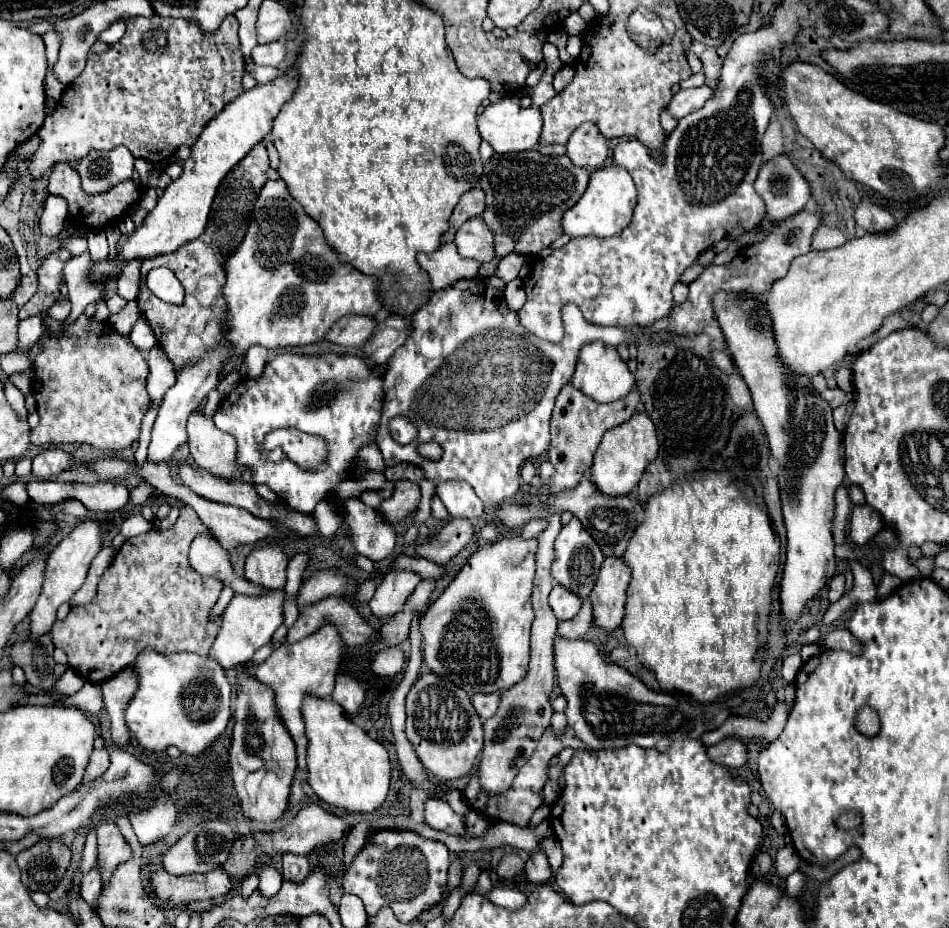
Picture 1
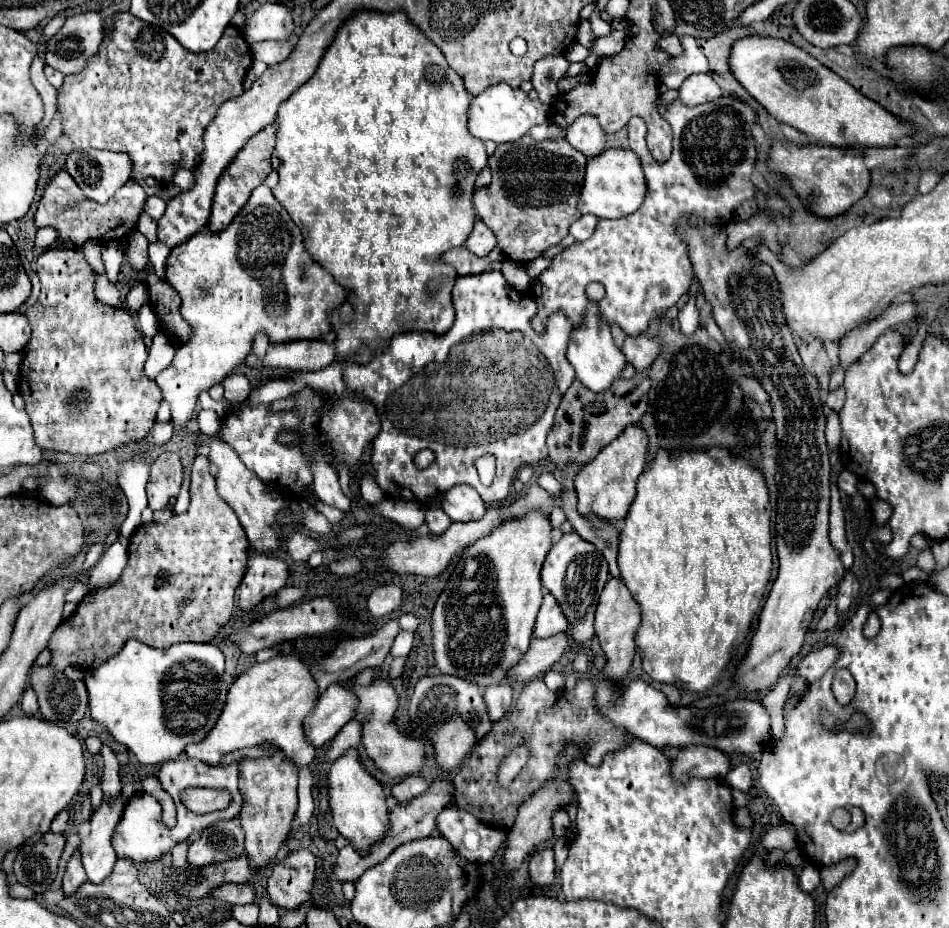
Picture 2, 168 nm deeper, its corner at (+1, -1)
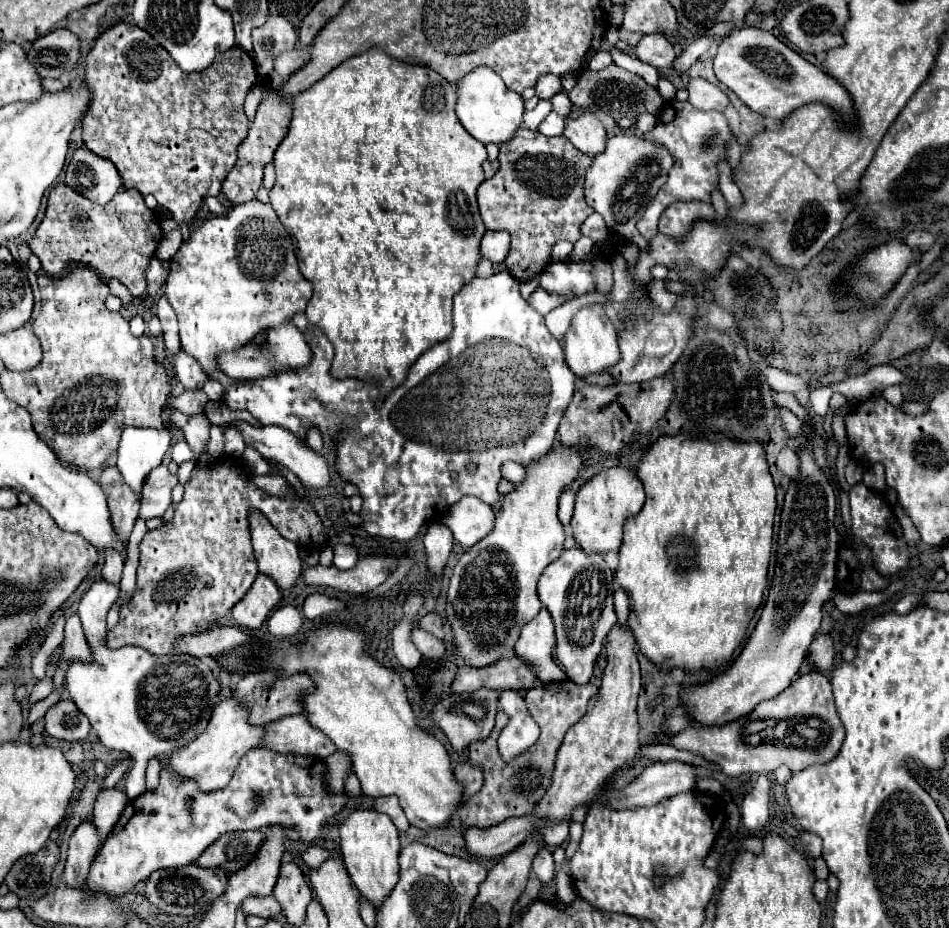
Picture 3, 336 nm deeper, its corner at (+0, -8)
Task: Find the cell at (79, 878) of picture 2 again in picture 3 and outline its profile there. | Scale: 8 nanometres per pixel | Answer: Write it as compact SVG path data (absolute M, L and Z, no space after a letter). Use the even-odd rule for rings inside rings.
M83 821L69 839L69 851L67 851L67 863L65 863L65 881L69 887L81 887L89 865L101 845L101 839L97 839L97 829L93 827L93 821Z

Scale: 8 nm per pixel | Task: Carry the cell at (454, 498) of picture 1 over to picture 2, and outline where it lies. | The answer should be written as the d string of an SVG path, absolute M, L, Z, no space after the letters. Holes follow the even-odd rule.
M460 484L442 496L442 510L450 516L452 522L470 522L484 516L486 504L472 486Z

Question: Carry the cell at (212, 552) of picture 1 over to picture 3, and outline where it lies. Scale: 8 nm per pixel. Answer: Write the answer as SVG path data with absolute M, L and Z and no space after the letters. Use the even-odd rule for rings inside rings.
M313 593L303 603L303 615L307 619L315 619L319 615L327 615L332 611L343 609L343 607L345 607L345 603L341 599L325 596L323 593Z

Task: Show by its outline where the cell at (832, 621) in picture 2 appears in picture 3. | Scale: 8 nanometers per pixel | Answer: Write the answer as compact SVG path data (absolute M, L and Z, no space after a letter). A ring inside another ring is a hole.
M817 635L813 639L813 643L809 645L809 653L807 653L811 665L817 671L829 671L835 665L835 647L833 647L833 639L831 635Z

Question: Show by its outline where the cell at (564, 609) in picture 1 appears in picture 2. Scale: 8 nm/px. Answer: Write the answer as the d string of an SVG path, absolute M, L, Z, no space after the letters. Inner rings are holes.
M546 594L536 618L534 634L538 638L546 638L546 636L554 636L566 630L568 630L568 620L564 620L562 608L556 604L556 598L552 594Z

